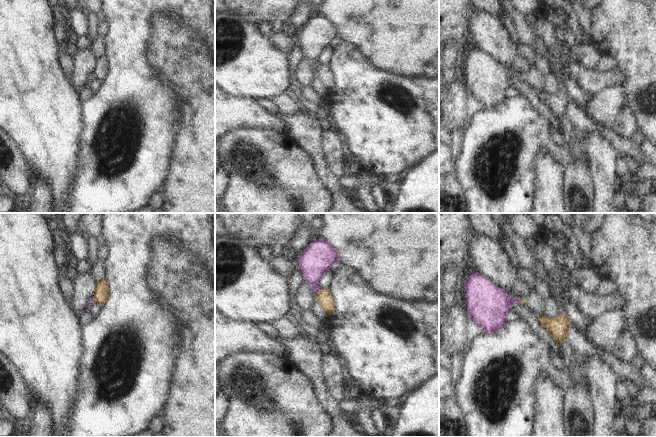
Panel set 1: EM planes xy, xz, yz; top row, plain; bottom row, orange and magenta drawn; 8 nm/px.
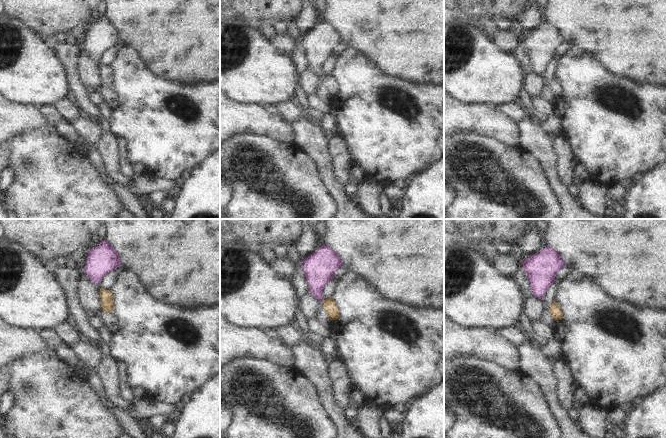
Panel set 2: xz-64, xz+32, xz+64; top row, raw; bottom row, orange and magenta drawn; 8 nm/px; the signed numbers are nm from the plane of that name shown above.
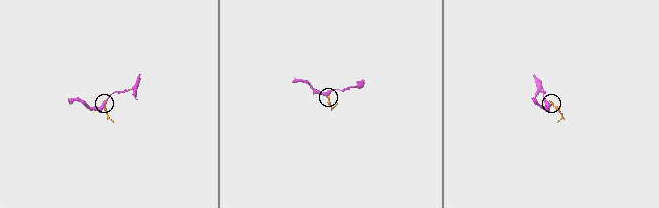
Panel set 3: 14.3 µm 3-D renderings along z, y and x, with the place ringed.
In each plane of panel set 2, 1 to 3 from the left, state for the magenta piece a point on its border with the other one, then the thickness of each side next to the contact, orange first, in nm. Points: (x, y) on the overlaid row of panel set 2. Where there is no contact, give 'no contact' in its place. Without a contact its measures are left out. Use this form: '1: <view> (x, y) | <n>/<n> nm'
1: no contact
2: no contact
3: no contact

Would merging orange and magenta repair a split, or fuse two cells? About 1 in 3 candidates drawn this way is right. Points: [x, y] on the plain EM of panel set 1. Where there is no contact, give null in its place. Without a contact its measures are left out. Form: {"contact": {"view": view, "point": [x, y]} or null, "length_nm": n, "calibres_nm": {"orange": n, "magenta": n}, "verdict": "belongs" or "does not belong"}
{"contact": {"view": "xz", "point": [319, 67]}, "length_nm": 50, "calibres_nm": {"orange": 130, "magenta": 240}, "verdict": "does not belong"}

